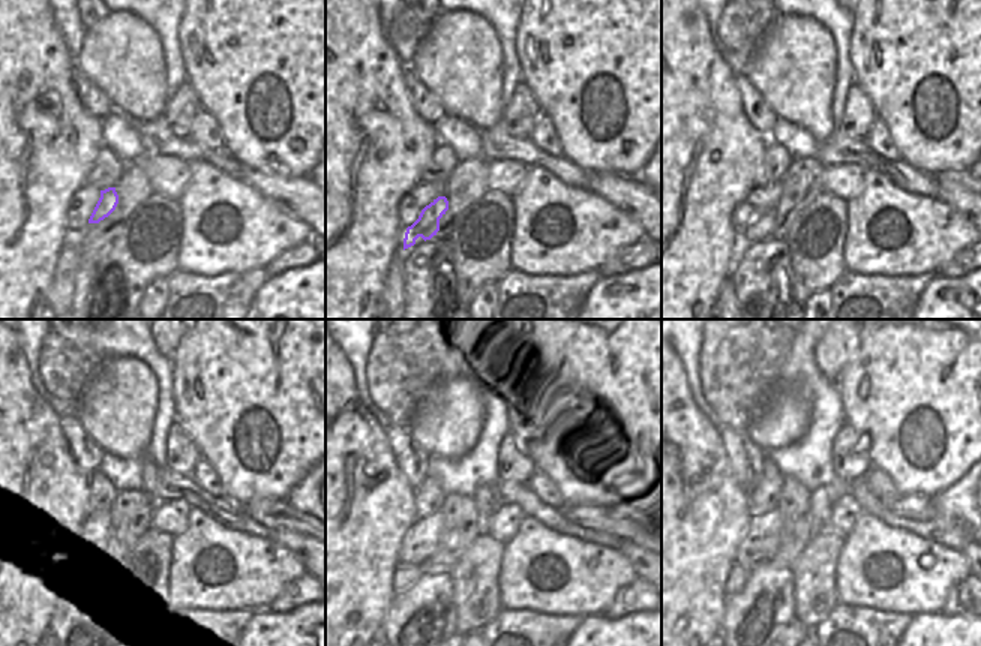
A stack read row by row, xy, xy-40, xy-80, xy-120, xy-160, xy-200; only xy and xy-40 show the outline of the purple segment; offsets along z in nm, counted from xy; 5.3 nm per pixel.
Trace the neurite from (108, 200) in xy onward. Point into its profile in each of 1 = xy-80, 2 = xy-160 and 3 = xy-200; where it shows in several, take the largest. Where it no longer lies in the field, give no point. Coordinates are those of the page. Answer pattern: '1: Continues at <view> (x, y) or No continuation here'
1: Continues at xy-80 (761, 228)
2: Continues at xy-160 (404, 577)
3: Continues at xy-200 (738, 574)

